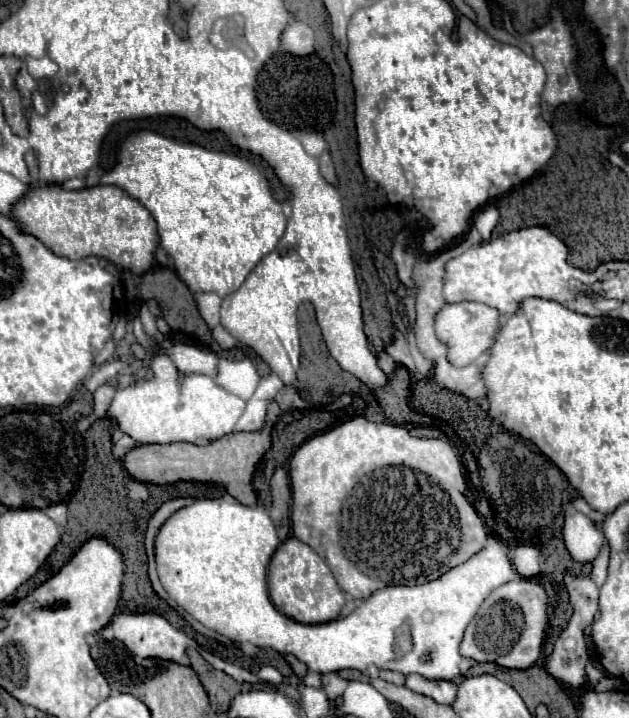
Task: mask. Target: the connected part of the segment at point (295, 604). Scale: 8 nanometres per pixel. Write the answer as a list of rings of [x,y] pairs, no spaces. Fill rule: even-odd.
[[[296,537],[286,539],[272,555],[268,567],[267,586],[272,603],[290,619],[300,623],[326,623],[338,617],[344,607],[346,593],[336,583],[324,559]]]

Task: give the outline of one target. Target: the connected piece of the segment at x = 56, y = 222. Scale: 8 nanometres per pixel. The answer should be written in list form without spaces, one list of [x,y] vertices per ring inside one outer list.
[[[38,185],[30,187],[28,193],[12,205],[12,211],[8,213],[22,229],[22,233],[34,235],[40,239],[52,253],[66,257],[66,259],[84,259],[84,257],[104,257],[116,265],[122,265],[124,269],[130,269],[132,273],[144,273],[148,271],[156,259],[154,249],[158,245],[156,235],[156,223],[152,215],[132,197],[128,197],[122,189],[110,187],[110,185],[96,185],[82,191],[66,191],[60,185]]]

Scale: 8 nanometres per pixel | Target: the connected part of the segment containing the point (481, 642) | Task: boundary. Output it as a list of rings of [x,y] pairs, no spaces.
[[[516,579],[494,589],[466,627],[460,655],[474,661],[498,663],[506,669],[528,669],[540,659],[546,629],[546,591],[530,579]]]

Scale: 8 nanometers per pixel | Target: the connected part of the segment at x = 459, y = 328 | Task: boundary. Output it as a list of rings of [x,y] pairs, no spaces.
[[[454,303],[454,305],[444,305],[444,309],[436,315],[436,333],[438,339],[448,343],[450,353],[448,359],[464,367],[468,363],[478,361],[482,355],[488,353],[492,347],[492,341],[496,341],[496,333],[500,331],[502,325],[502,313],[498,309],[492,309],[482,303]]]

